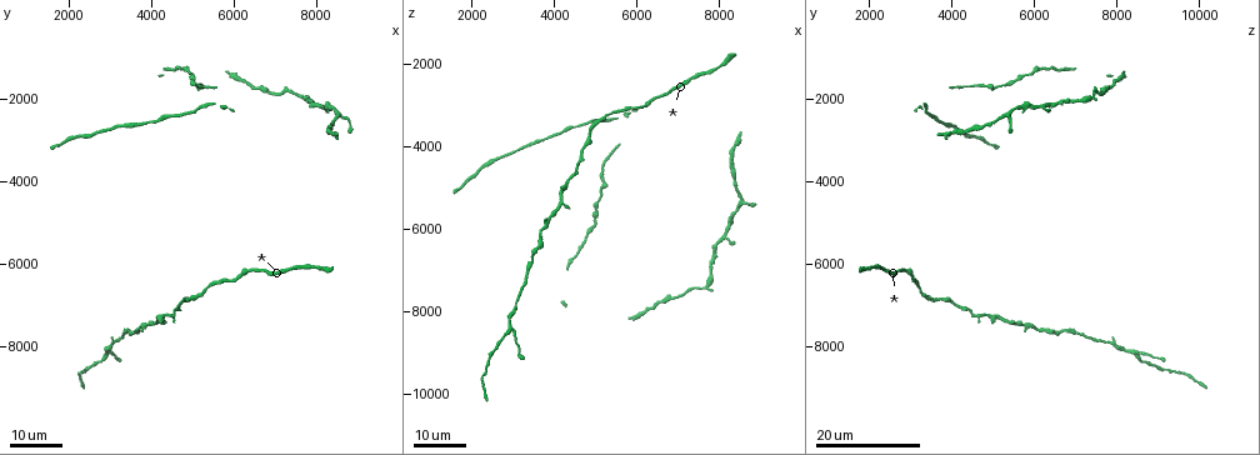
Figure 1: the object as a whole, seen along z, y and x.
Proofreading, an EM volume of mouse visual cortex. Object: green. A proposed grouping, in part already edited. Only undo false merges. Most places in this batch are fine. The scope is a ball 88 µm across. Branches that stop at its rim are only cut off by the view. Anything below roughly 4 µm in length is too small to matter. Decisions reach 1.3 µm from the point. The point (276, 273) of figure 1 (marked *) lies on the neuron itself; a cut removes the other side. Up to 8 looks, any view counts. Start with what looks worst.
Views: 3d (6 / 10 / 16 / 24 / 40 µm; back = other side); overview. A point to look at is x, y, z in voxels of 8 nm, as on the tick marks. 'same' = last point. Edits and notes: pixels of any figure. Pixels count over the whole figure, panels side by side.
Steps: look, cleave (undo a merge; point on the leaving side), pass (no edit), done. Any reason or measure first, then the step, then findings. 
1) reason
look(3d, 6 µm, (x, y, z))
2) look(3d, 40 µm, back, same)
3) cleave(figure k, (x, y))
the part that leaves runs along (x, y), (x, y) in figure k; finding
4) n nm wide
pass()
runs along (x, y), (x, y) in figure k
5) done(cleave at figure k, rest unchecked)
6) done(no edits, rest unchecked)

side arm on a straight run
look(3d, 24 µm, (2950, 8100, 8450))

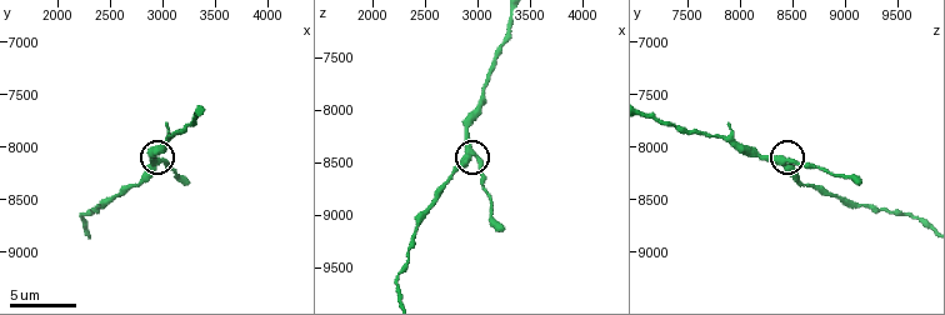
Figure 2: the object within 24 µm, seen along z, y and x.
look(3d, 6 µm, (2960, 8140, 8420))

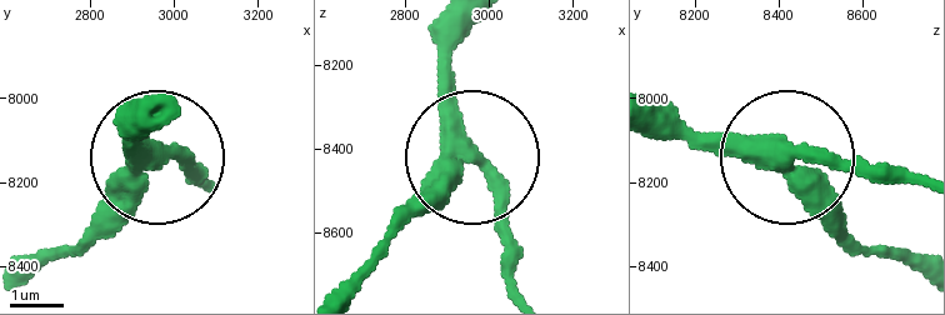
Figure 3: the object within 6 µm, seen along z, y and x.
side arm 7 µm; 3 arms
pass()
all the same neuron

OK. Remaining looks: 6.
look(3d, 16 µm, (6400, 6200, 2900))

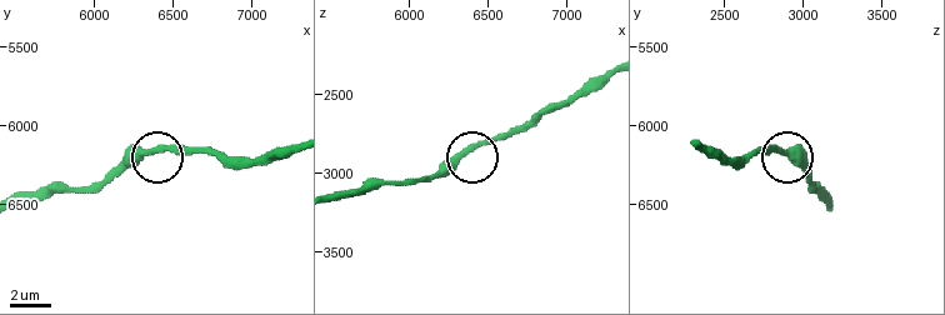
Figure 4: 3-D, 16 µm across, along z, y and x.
closer look
look(3d, 10 µm, (6360, 6160, 2860))

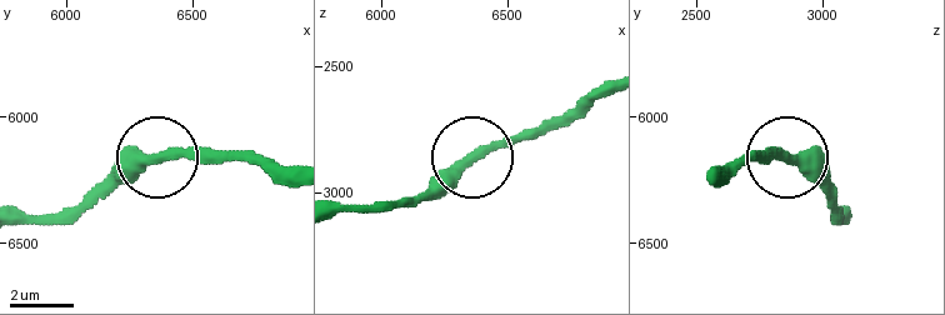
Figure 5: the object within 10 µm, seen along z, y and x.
310 nm wide
pass()
runs along (709, 169), (793, 153), (835, 190) in figure 5; all the same neuron

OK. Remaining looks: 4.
thick turns thin
look(3d, 10 µm, (3060, 7920, 7880))

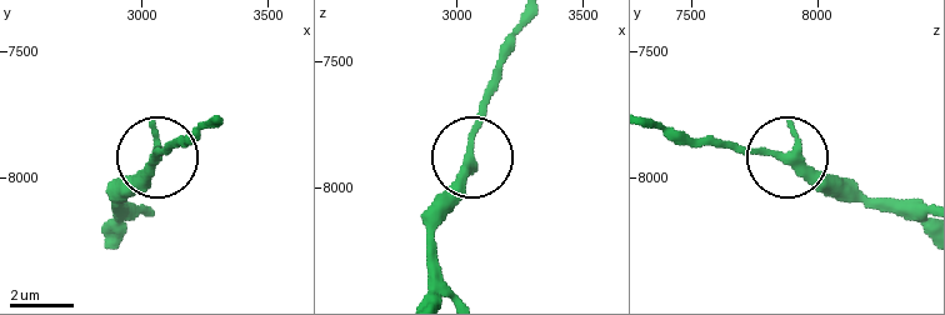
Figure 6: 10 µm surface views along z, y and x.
zoom in
look(3d, 6 µm, (3050, 7920, 7880))

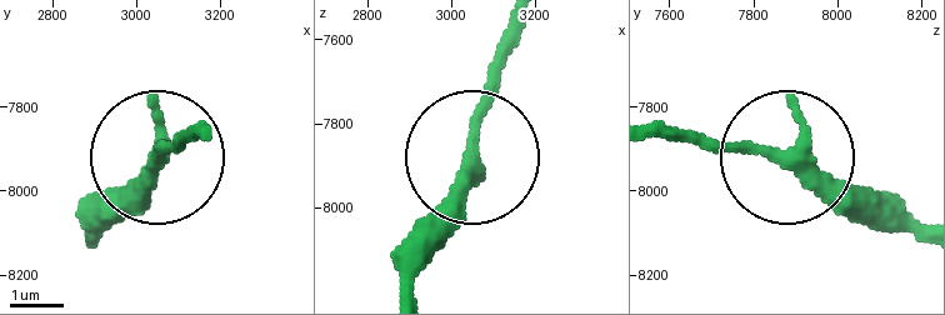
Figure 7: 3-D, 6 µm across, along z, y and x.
pass()
runs along (659, 136), (793, 155), (869, 226) in figure 7; one neuron here

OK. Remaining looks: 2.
sudden change in width
look(3d, 24 µm, (4350, 7250, 4900))

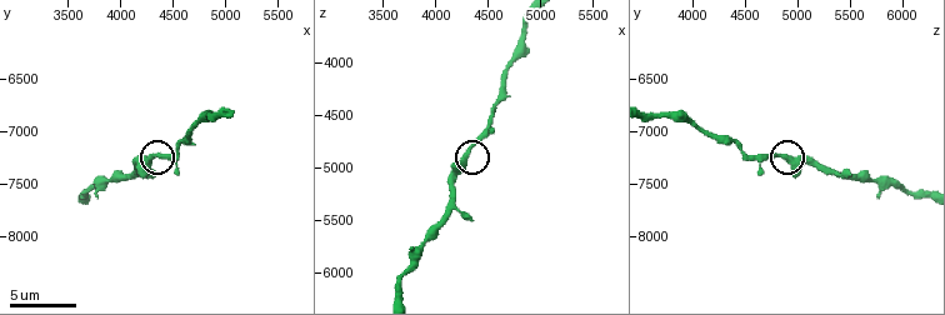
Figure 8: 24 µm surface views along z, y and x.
look(3d, 6 µm, (4320, 7260, 4880))

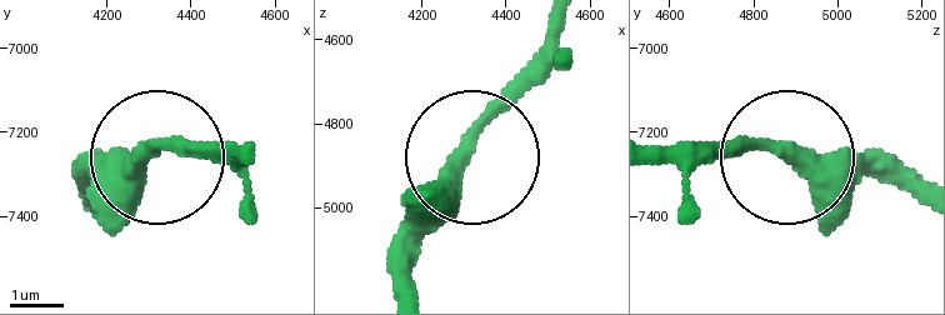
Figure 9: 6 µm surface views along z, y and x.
pass()
one neuron here

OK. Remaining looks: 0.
done(no edits, rest unchecked)

